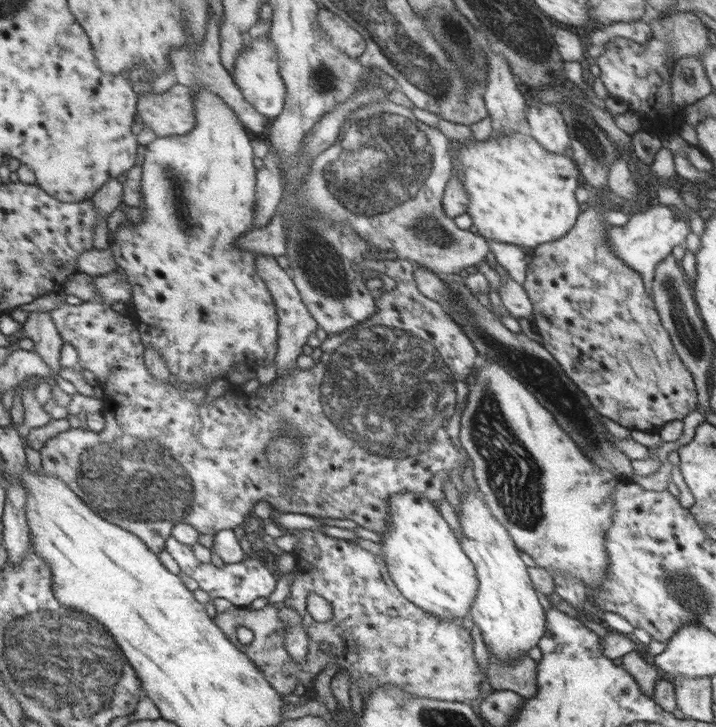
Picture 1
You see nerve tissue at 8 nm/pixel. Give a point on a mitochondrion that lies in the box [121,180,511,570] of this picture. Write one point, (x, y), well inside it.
(389, 392)

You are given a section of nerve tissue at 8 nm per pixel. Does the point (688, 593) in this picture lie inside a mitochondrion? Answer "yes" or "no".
yes

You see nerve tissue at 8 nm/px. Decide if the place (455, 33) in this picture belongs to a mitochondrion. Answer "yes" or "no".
yes

